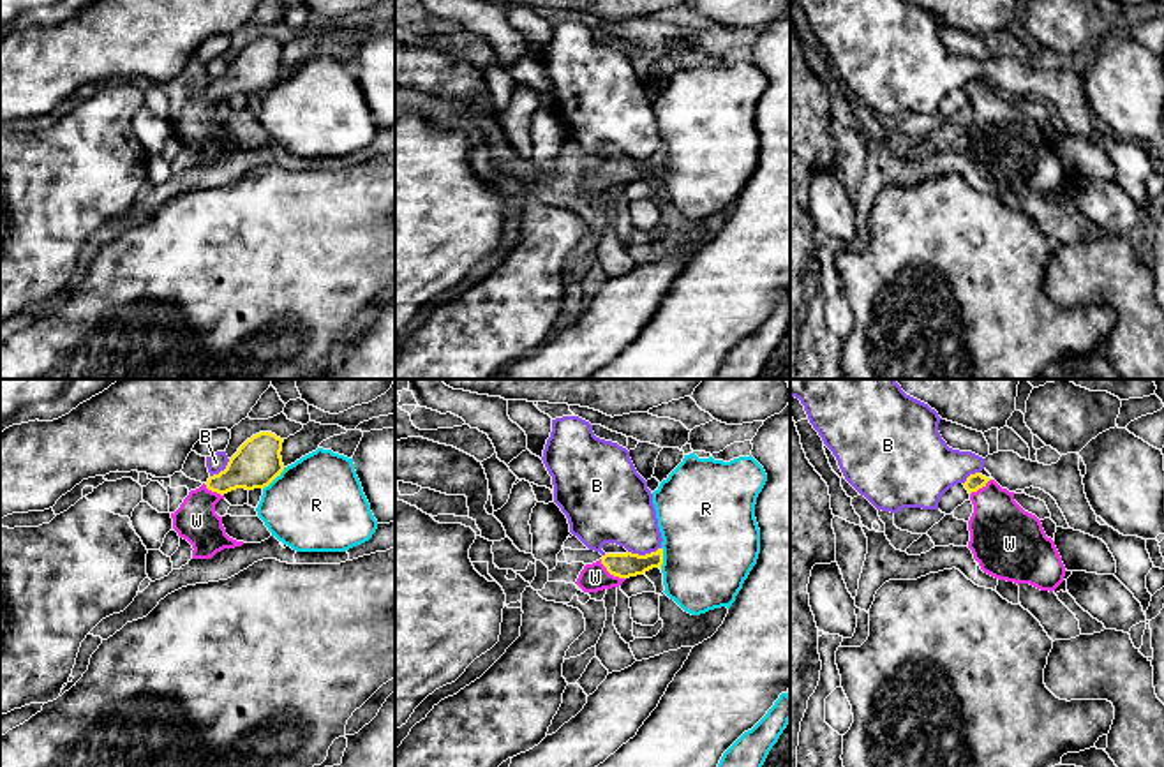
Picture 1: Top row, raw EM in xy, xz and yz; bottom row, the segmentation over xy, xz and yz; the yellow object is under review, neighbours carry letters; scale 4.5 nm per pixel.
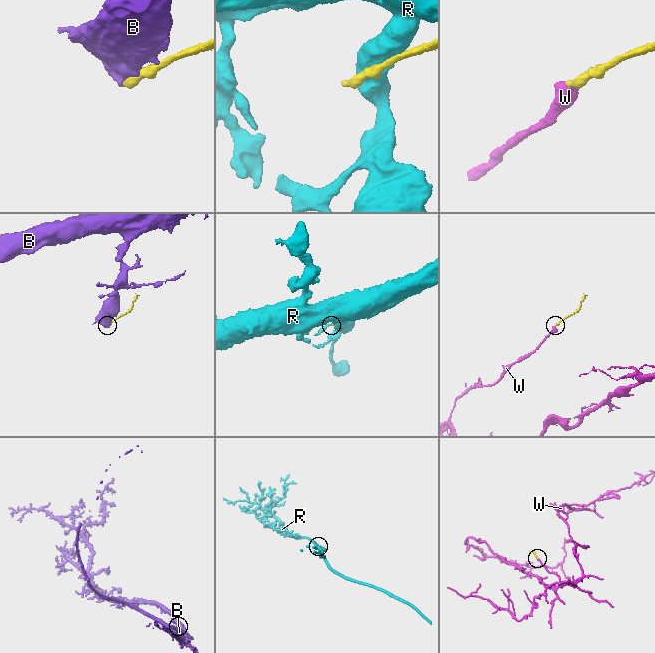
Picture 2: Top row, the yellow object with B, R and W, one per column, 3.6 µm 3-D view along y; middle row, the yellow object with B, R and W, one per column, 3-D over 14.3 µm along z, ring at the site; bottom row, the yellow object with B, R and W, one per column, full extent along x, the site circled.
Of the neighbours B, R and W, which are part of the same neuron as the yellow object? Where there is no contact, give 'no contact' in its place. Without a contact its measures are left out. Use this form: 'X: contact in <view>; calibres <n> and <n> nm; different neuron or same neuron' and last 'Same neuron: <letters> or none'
B: contact in xz; calibres 110 and 320 nm; different neuron
R: contact in xy; calibres 220 and 440 nm; different neuron
W: contact in xz; calibres 110 and 130 nm; same neuron
Same neuron: W

